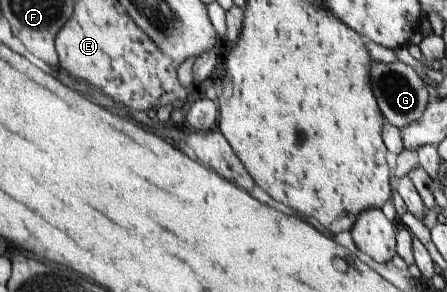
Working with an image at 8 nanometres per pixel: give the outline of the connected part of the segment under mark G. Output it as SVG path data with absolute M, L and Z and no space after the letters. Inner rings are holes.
M400 60L389 64L372 61L370 64L370 87L376 97L378 107L386 121L398 129L408 127L410 123L416 123L422 119L430 103L425 84L411 66Z

